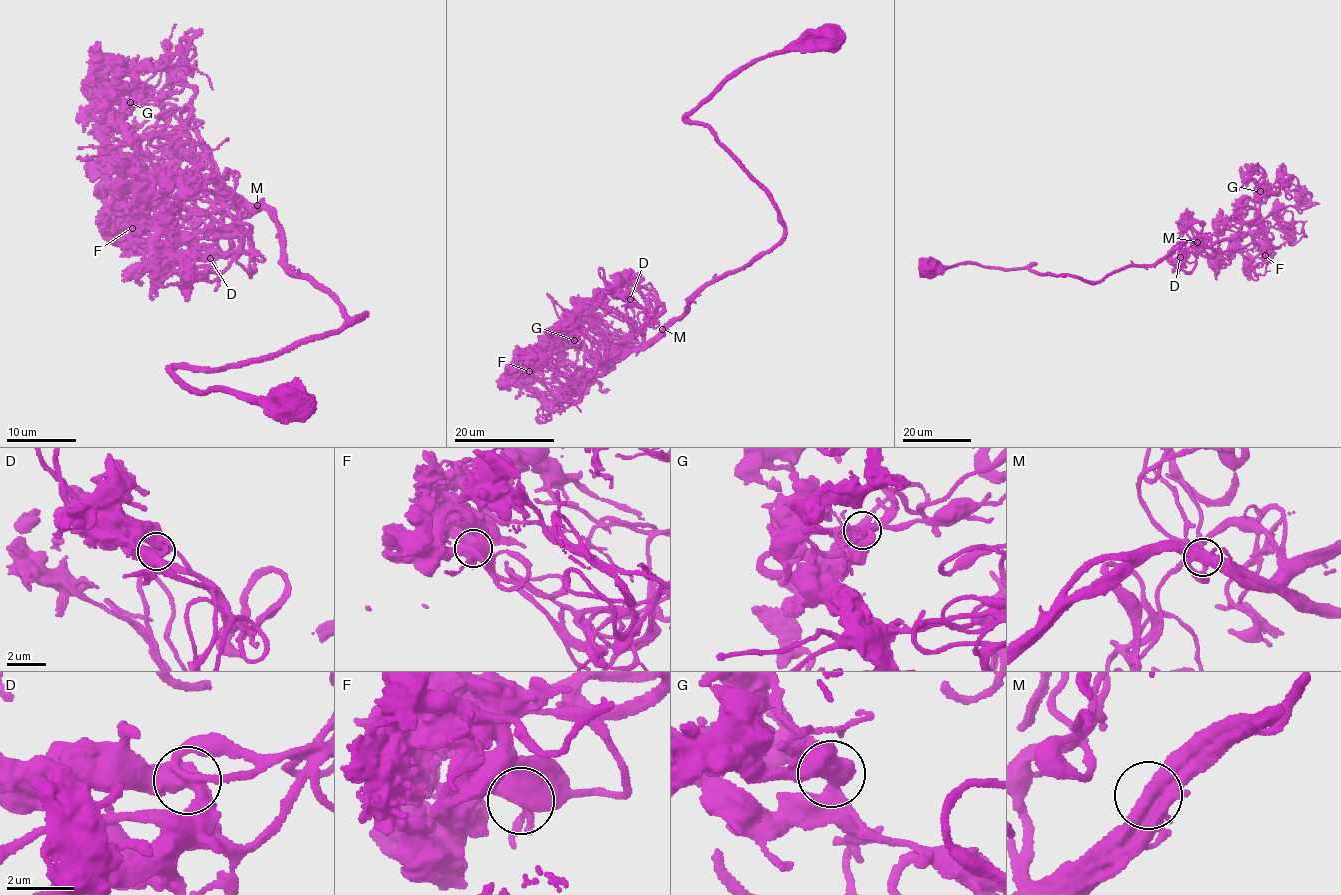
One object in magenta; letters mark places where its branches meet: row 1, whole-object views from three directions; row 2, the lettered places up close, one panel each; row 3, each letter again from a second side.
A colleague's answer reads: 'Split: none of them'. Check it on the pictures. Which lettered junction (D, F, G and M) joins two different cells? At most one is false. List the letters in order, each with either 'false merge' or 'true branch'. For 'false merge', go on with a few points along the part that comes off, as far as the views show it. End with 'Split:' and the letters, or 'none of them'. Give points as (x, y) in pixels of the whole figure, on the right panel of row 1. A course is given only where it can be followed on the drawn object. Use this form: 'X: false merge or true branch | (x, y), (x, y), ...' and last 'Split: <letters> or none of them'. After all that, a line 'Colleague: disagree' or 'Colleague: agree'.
D: true branch
F: true branch
G: false merge
M: true branch
Split: G
Colleague: disagree

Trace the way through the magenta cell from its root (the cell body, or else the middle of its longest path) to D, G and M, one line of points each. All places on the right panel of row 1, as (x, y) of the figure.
D: (928, 266), (1031, 264), (1041, 275), (1095, 281), (1209, 239), (1180, 257)
G: (928, 266), (1031, 264), (1099, 281), (1190, 241), (1229, 239), (1258, 215), (1260, 191)
M: (928, 266), (1031, 264), (1041, 275), (1093, 281), (1124, 267), (1153, 266), (1184, 242), (1197, 242)

